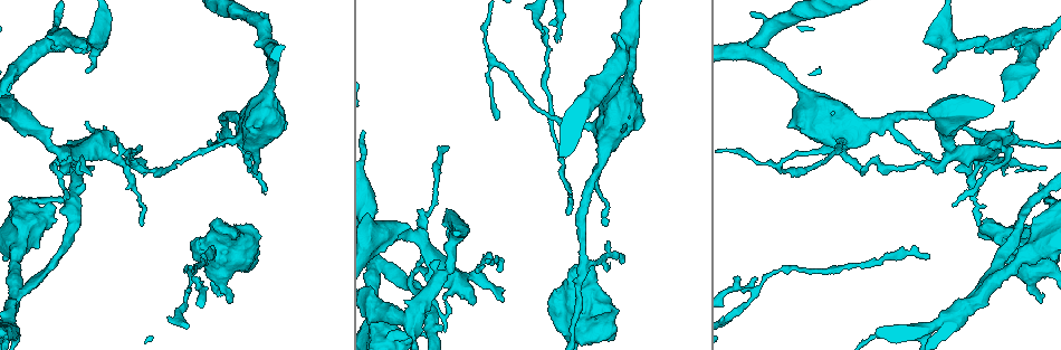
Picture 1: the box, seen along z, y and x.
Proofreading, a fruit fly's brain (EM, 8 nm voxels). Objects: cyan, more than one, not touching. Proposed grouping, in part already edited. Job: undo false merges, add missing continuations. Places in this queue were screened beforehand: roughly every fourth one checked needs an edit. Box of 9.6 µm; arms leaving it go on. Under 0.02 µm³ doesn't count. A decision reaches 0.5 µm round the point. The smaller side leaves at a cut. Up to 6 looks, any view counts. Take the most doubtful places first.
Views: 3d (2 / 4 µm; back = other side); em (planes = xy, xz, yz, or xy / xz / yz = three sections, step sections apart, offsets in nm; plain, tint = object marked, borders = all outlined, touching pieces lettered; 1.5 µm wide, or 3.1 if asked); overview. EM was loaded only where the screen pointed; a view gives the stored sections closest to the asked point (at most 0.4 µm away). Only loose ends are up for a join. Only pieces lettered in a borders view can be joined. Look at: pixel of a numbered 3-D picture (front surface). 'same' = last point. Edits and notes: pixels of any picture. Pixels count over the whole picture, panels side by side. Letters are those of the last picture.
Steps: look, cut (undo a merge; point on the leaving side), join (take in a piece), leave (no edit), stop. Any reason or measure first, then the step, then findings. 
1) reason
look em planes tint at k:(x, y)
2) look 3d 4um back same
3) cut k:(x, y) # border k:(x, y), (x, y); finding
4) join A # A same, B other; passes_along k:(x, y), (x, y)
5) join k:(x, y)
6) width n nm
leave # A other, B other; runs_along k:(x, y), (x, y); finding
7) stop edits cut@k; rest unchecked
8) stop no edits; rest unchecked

an open end
look 3d 4um at 1:(229, 303)

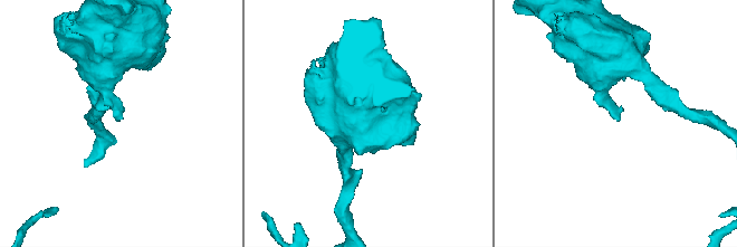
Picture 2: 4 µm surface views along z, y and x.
look em yz step 8 borders at 2:(118, 119)

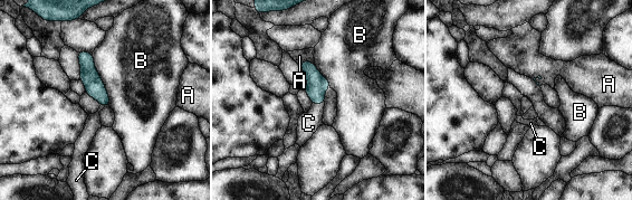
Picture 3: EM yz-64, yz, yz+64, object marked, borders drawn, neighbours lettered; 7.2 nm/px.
longest_contact B 400 nm
join C # A other, B other, C same; passes_along 3:(317, 84), (317, 103), (308, 123); the cell continues

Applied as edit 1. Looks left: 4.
touches itself
look em planes borders at 1:(1015, 240)

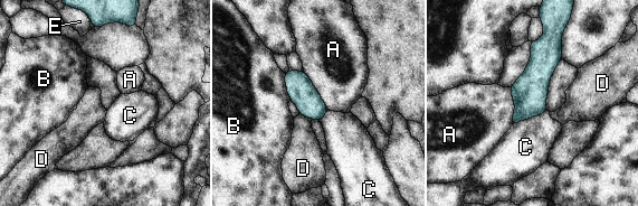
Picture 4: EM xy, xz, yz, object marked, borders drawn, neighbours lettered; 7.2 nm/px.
leave # A other, B other, C other, D other, E other; border 4:(546, 110), (512, 125); continuous, no second cell

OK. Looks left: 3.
abrupt turn
look em xz step 4 tint at 1:(977, 130)

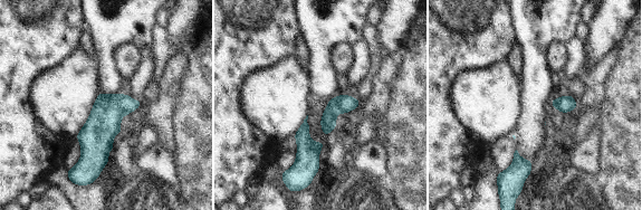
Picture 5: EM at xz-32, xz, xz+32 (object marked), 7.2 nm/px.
look em planes tint same

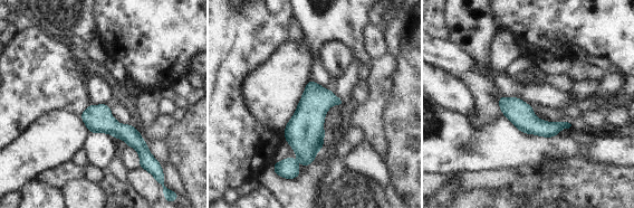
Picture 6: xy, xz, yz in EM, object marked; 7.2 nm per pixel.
what lies round it
look em planes borders same

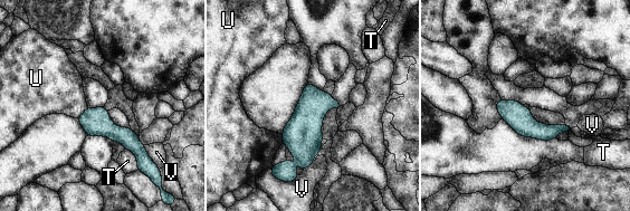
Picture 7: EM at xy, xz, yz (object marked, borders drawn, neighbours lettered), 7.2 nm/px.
width 180 nm
leave # T other, U other, V other; runs_along 7:(499, 103), (531, 128), (564, 127); continuous, no second cell

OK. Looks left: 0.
stop edits join@3; rest unchecked

